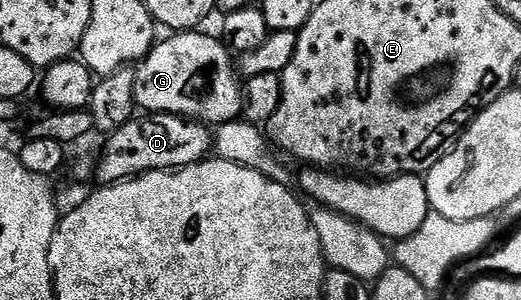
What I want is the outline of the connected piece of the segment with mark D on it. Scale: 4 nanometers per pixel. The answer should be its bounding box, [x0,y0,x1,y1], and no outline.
[93,114,213,187]

